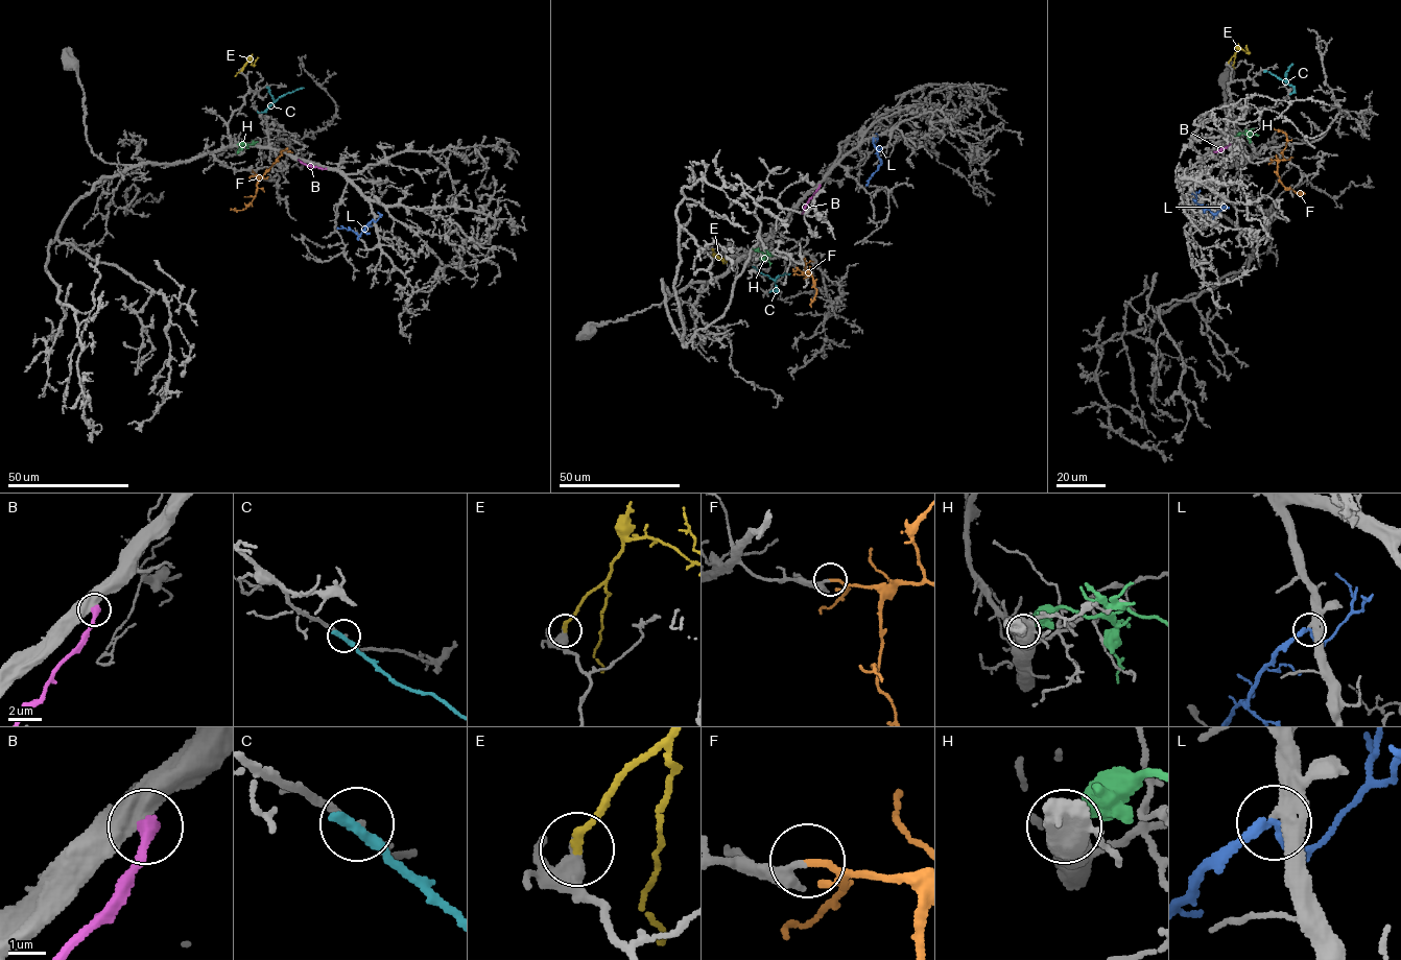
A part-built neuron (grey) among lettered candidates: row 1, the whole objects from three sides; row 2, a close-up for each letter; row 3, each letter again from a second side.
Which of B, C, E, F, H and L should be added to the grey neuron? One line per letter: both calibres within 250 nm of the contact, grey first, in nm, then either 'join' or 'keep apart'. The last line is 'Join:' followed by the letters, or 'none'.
B: calibres 600 and 380 nm; keep apart
C: calibres 160 and 380 nm; keep apart
E: calibres 380 and 190 nm; join
F: calibres 130 and 120 nm; join
H: calibres 600 and 280 nm; keep apart
L: calibres 320 and 200 nm; keep apart
Join: E, F

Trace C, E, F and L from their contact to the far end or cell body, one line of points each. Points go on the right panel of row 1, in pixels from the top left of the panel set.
C: (1264, 71), (1286, 80), (1285, 72), (1291, 63)
E: (1229, 63), (1237, 49), (1250, 52), (1245, 45)
F: (1269, 159), (1278, 162), (1277, 175), (1283, 186), (1305, 193)
L: (1193, 199), (1203, 210), (1214, 214), (1229, 207)

